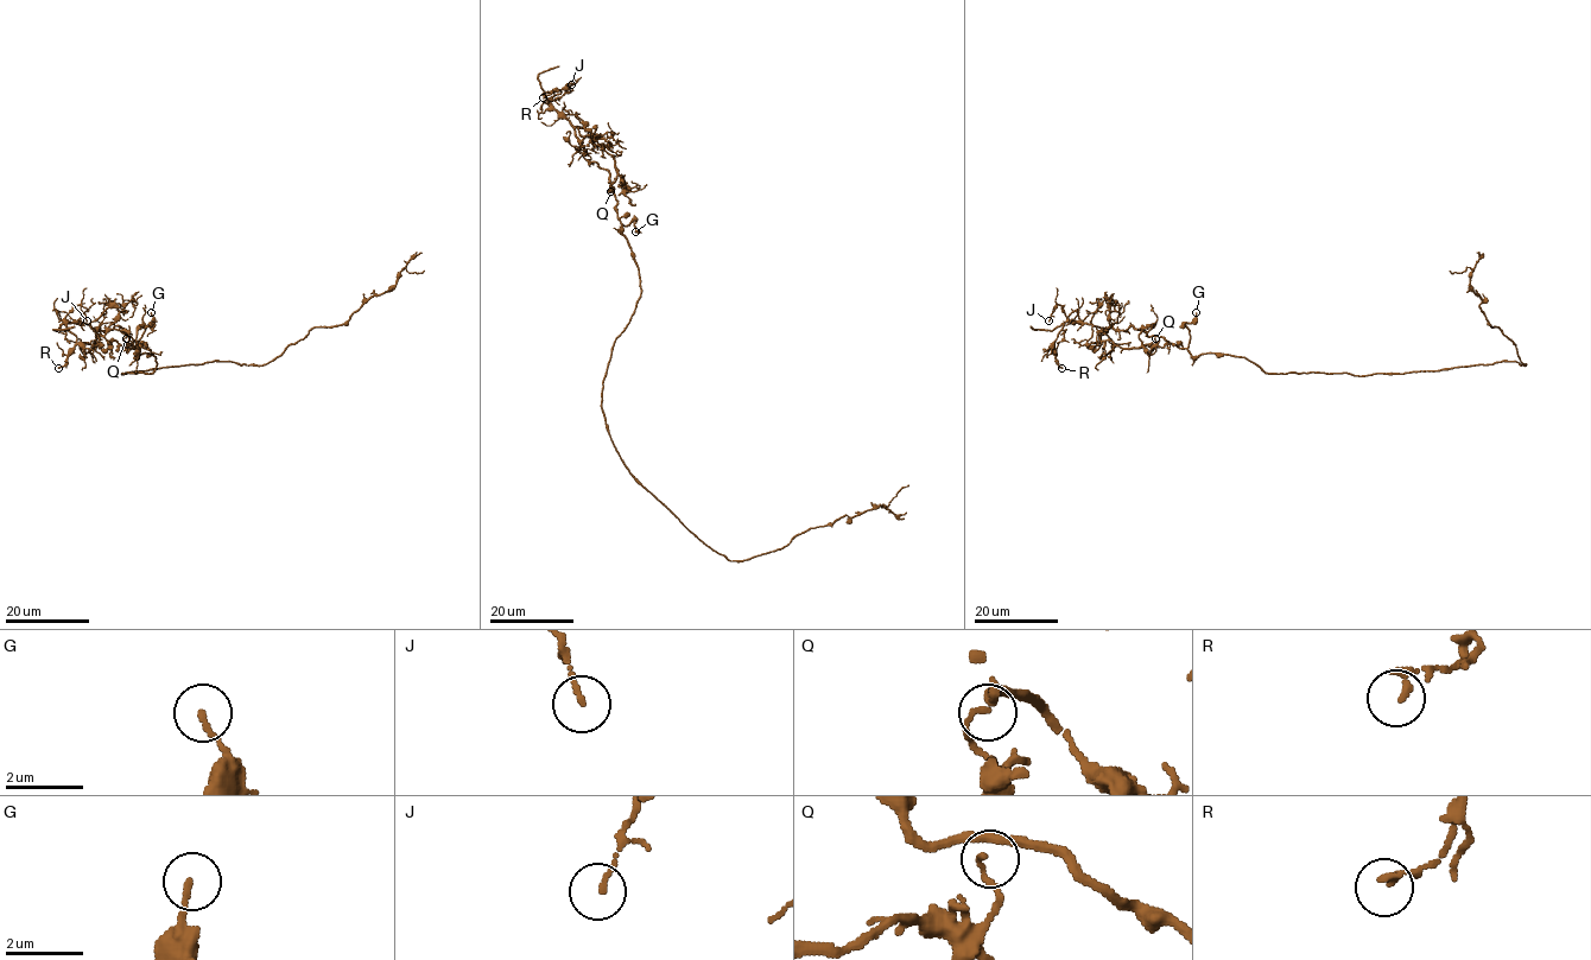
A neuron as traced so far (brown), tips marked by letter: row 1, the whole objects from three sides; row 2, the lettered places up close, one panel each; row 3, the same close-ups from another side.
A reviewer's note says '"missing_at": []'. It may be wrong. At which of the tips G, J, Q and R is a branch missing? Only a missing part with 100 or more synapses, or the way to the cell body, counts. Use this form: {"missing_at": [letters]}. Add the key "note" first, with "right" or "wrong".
{"note": "right", "missing_at": []}

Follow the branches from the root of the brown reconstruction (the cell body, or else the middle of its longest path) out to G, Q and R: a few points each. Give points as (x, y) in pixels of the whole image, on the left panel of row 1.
G: (118, 374), (151, 374), (154, 369), (153, 355), (137, 356), (137, 343), (152, 320), (151, 312)
Q: (118, 374), (156, 367), (153, 355), (137, 356), (122, 328), (97, 330), (133, 348), (126, 338)
R: (118, 374), (151, 374), (156, 357), (138, 357), (118, 325), (100, 330), (65, 322), (76, 345), (58, 368)

